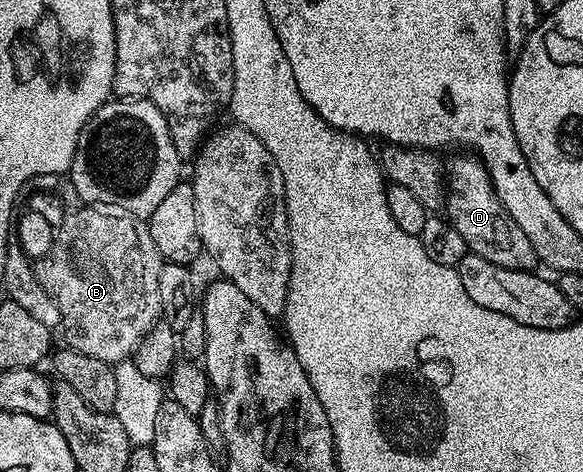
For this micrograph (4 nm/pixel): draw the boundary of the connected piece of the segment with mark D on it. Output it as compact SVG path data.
M465 155L469 157L457 157L453 162L447 165L447 221L455 231L463 237L468 245L468 252L479 255L483 259L487 259L491 263L495 263L499 267L507 267L508 269L528 269L530 271L538 268L537 252L535 247L531 247L531 239L527 239L527 235L523 235L519 223L515 223L515 219L511 219L511 215L503 207L503 203L499 199L499 195L495 191L495 187L491 183L491 175L487 171L485 162L476 155Z

